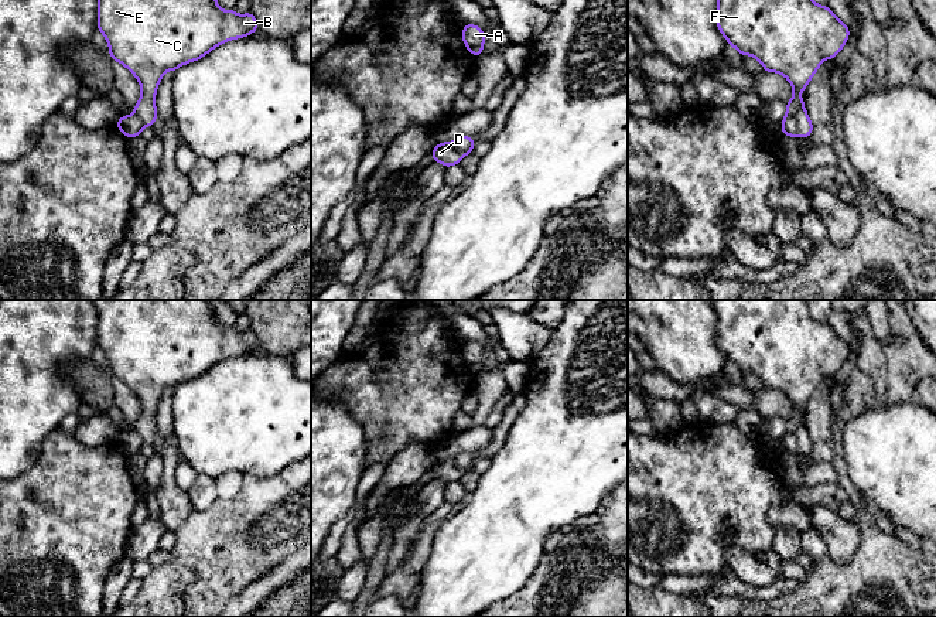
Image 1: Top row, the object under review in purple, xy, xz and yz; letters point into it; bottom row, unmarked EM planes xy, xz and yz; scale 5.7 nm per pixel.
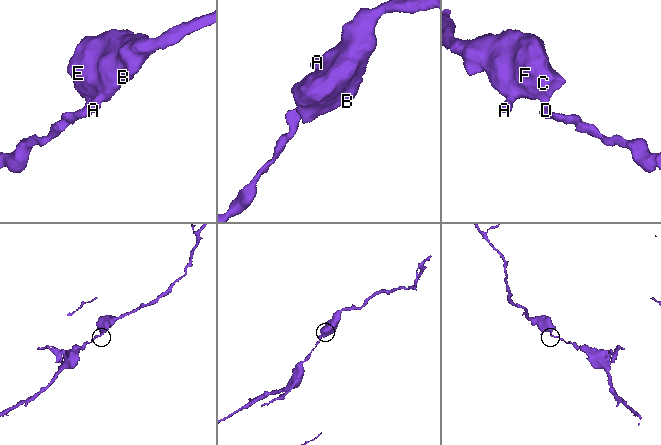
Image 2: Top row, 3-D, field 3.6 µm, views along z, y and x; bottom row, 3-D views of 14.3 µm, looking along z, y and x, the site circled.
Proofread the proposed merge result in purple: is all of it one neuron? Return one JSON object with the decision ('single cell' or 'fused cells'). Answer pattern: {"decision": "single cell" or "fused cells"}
{"decision": "fused cells"}

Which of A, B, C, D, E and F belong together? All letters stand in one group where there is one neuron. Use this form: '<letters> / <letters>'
A B C E F / D

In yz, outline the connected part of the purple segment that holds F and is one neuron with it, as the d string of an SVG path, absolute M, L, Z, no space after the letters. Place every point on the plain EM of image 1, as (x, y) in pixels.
M711 300L717 313L717 344L741 372L756 375L765 389L782 391L793 405L785 434L805 427L800 409L824 376L846 362L850 345L826 323L816 321L806 300Z

